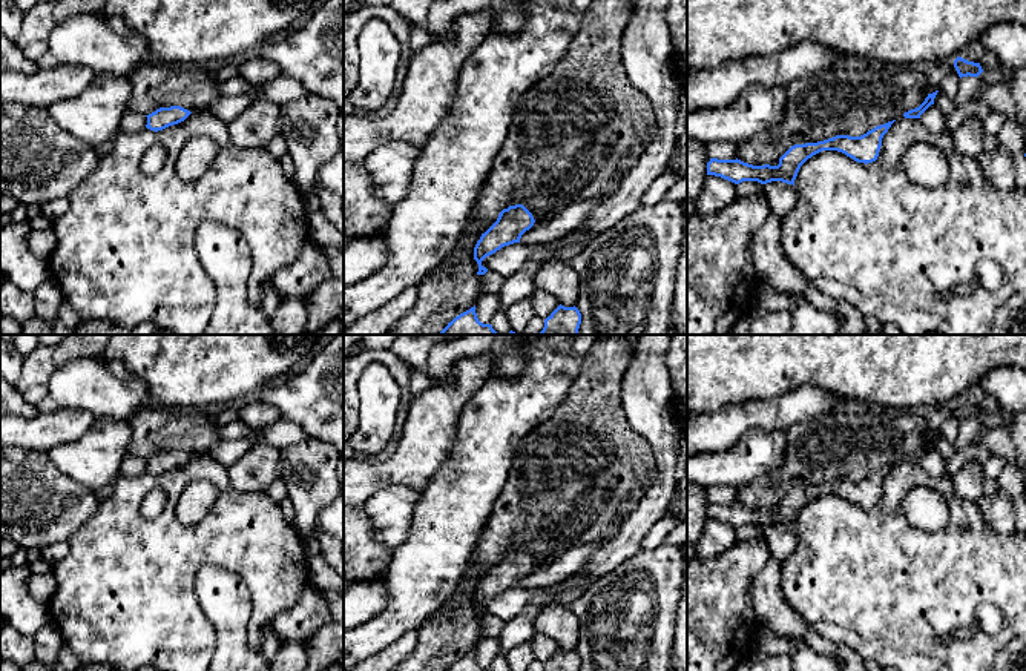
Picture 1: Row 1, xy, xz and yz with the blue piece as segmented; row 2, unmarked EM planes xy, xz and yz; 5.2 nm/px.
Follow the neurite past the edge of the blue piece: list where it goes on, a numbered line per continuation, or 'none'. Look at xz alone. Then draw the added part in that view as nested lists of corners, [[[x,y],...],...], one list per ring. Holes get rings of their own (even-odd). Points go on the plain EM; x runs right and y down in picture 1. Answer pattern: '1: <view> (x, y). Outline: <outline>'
none

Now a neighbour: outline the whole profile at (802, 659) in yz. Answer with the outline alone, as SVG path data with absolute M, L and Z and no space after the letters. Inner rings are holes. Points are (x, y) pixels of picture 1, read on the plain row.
M788 636L793 645L791 671L845 671L845 662L840 657L819 654L808 648L804 640Z

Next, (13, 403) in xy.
M0 376L0 416L32 419L37 415L37 407L28 402L15 385Z

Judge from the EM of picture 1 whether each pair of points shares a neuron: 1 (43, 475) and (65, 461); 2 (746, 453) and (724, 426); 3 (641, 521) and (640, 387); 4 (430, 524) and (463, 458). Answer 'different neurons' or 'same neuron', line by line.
1: different neurons
2: different neurons
3: same neuron
4: same neuron

